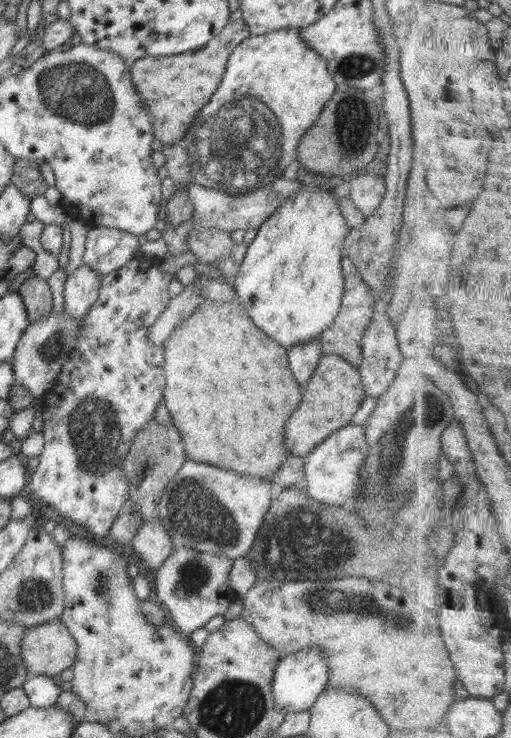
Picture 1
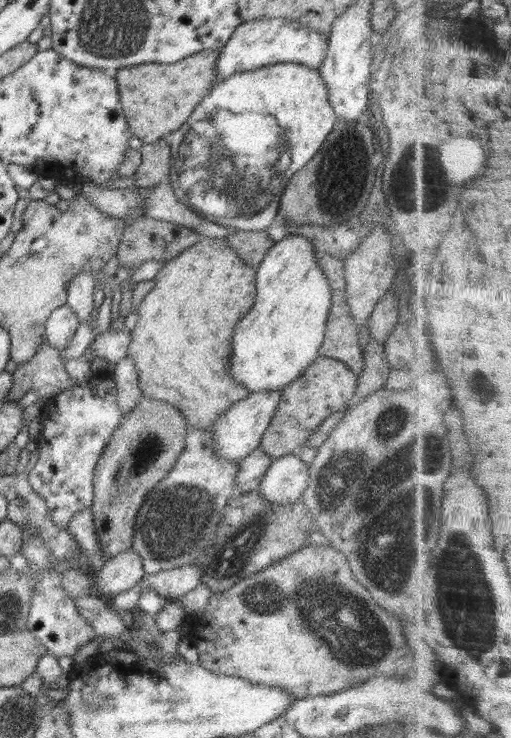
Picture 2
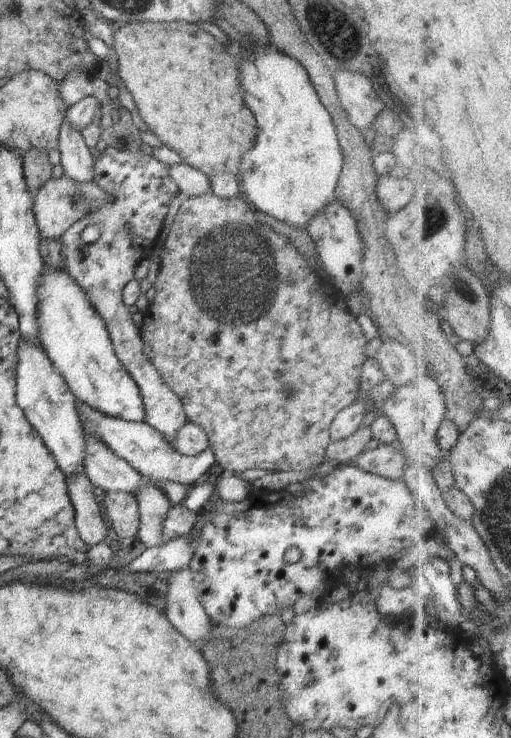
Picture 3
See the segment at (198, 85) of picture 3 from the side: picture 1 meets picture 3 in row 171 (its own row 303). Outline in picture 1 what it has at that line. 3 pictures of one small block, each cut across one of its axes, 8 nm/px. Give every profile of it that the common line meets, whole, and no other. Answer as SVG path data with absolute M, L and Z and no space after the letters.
M204 298L204 301L186 317L178 323L168 339L164 341L164 356L165 363L163 366L165 374L164 398L163 403L172 417L174 426L179 429L181 433L186 451L186 457L196 462L202 462L210 466L218 466L219 468L226 468L232 470L241 476L254 476L255 478L271 479L271 475L277 472L283 460L288 458L288 450L283 446L283 432L284 422L288 421L288 416L294 412L298 405L300 405L302 394L302 386L294 382L292 372L286 369L287 350L284 346L280 346L273 338L270 338L261 328L258 328L253 320L248 316L246 309L239 303L237 299L228 302L211 301L209 298Z

